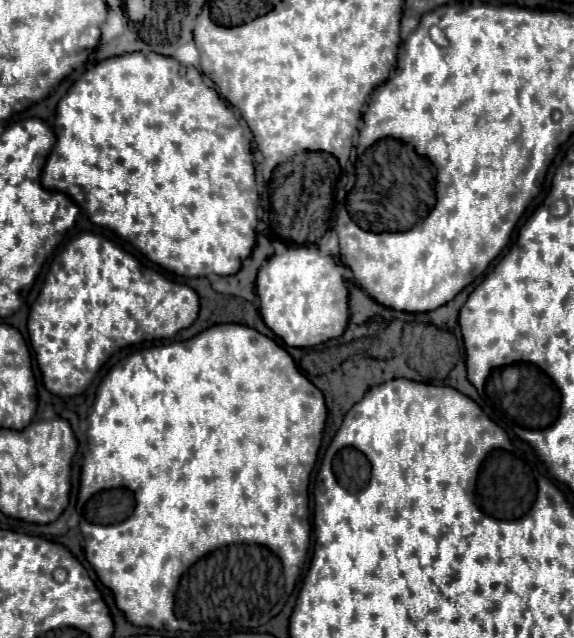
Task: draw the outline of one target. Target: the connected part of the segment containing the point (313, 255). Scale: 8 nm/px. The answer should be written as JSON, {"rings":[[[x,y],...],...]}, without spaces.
{"rings":[[[290,246],[284,254],[276,254],[268,266],[260,268],[256,278],[256,294],[260,298],[260,314],[266,322],[266,326],[280,336],[288,346],[296,348],[308,348],[322,344],[324,340],[342,336],[348,326],[348,286],[346,286],[346,266],[340,262],[340,258],[332,254],[320,254],[318,248],[312,246]]]}

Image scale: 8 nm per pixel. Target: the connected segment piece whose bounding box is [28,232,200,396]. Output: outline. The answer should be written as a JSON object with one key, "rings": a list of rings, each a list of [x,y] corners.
{"rings":[[[92,232],[78,236],[52,260],[46,284],[28,316],[30,344],[36,352],[44,386],[58,396],[82,394],[114,352],[146,340],[172,338],[178,330],[188,328],[198,318],[198,308],[198,294],[188,284],[174,282],[152,270],[106,236]]]}

